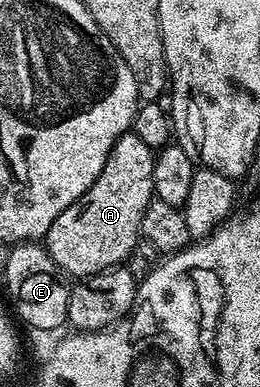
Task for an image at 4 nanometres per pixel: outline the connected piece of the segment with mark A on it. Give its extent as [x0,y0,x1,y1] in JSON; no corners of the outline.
[44,132,155,280]

